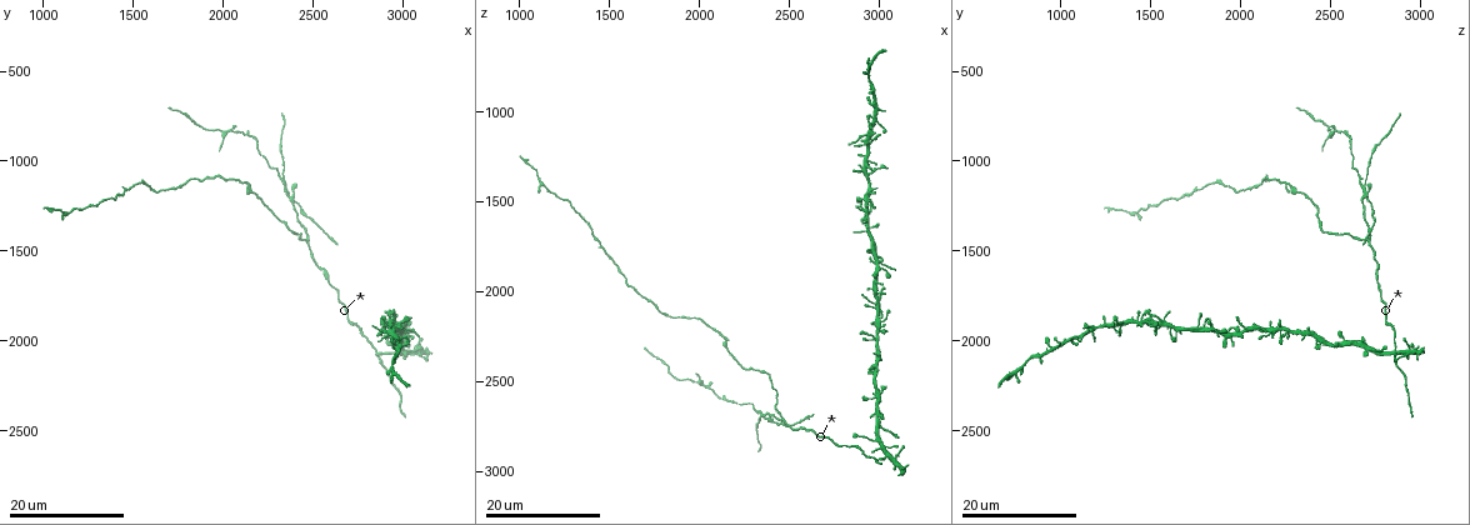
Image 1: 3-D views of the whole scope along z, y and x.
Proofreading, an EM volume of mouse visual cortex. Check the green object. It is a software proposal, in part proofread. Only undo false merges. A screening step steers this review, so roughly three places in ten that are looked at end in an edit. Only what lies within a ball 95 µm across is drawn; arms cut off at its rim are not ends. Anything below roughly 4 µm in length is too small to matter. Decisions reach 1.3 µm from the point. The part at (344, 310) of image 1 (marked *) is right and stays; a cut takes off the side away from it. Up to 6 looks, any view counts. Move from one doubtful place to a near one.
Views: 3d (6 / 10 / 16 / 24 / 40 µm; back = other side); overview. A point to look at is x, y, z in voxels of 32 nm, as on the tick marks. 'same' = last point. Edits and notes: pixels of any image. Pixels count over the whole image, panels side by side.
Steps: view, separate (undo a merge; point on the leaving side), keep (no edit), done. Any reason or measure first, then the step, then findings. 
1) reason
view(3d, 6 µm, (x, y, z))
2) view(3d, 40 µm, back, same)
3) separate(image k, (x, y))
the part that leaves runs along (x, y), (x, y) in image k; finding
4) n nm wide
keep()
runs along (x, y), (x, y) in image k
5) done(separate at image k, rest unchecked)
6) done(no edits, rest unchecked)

sudden change in width
view(3d, 24 µm, (2560, 1600, 2780))

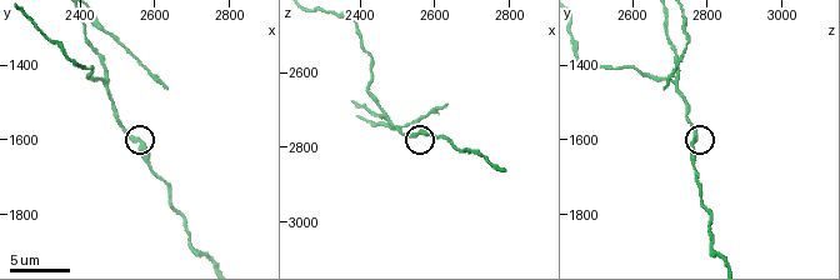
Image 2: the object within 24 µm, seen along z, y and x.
view(3d, 10 µm, (2550, 1600, 2760))

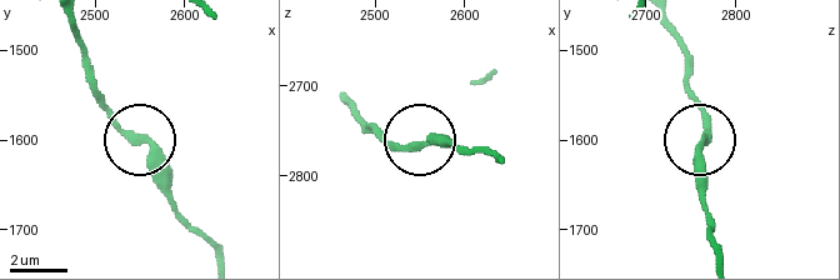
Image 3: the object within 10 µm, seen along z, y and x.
keep()
continuous, no second cell

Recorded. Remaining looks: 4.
three-way junction
view(3d, 16 µm, (2470, 1450, 2710))

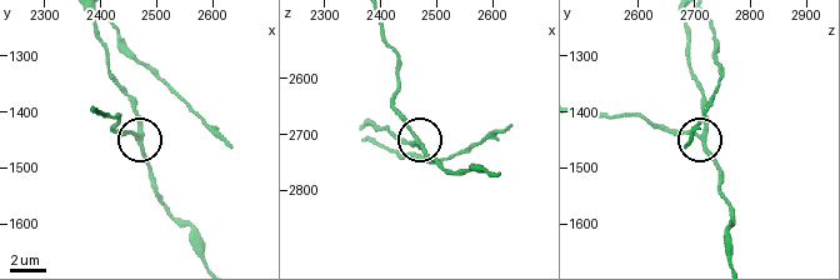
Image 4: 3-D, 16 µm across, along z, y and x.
3 arms
keep()
runs along (205, 259), (158, 193), (134, 100) in image 4; one cell here

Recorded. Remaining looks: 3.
four-way junction
view(3d, 16 µm, (2980, 1940, 2260))

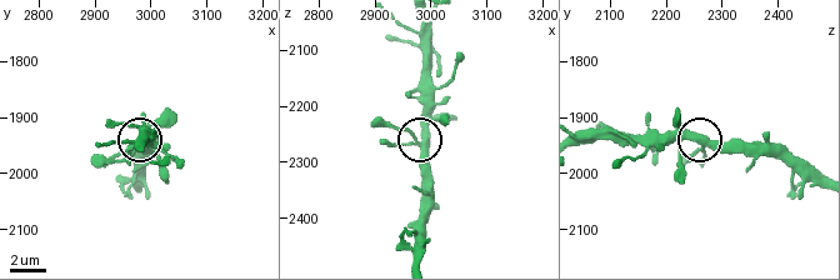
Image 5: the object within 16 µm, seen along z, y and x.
view(3d, 10 µm, (2985, 1950, 2265))

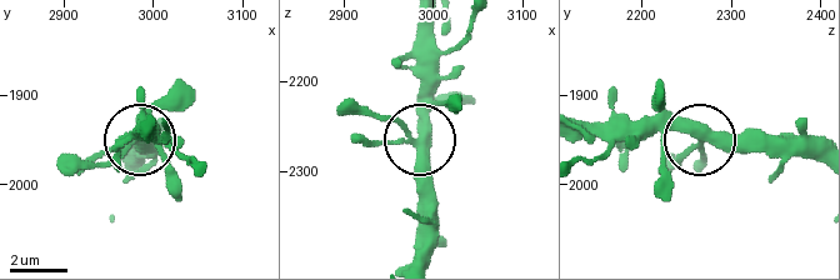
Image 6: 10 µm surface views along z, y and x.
360 nm wide
keep()
runs along (418, 255), (423, 148), (368, 106) in image 6; one cell here

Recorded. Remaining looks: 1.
done(no edits, rest unchecked)

